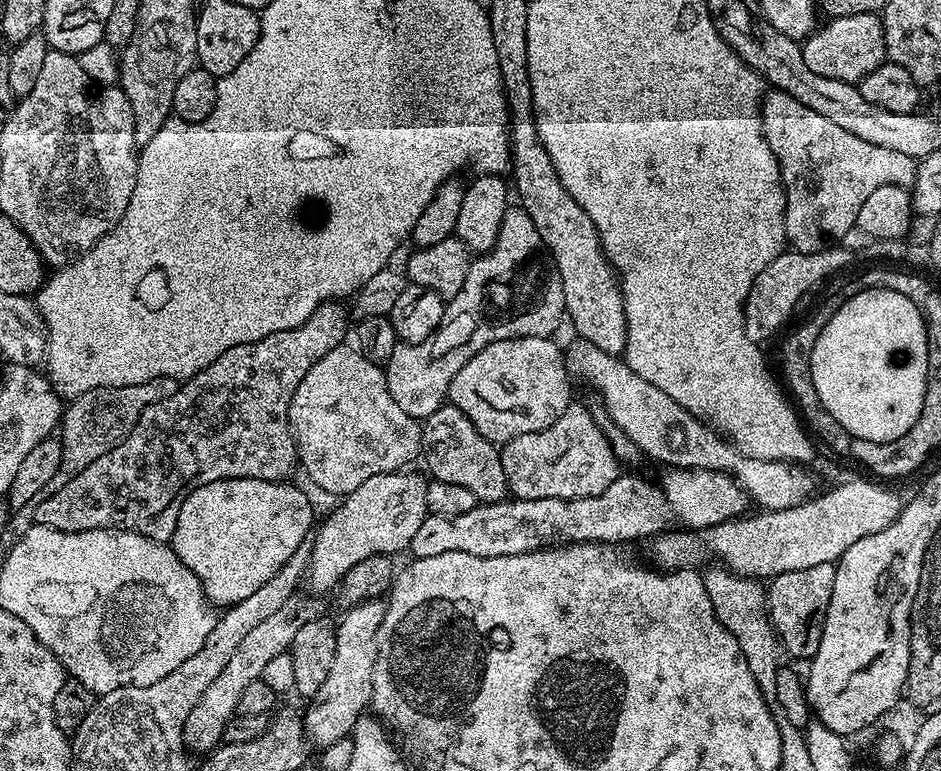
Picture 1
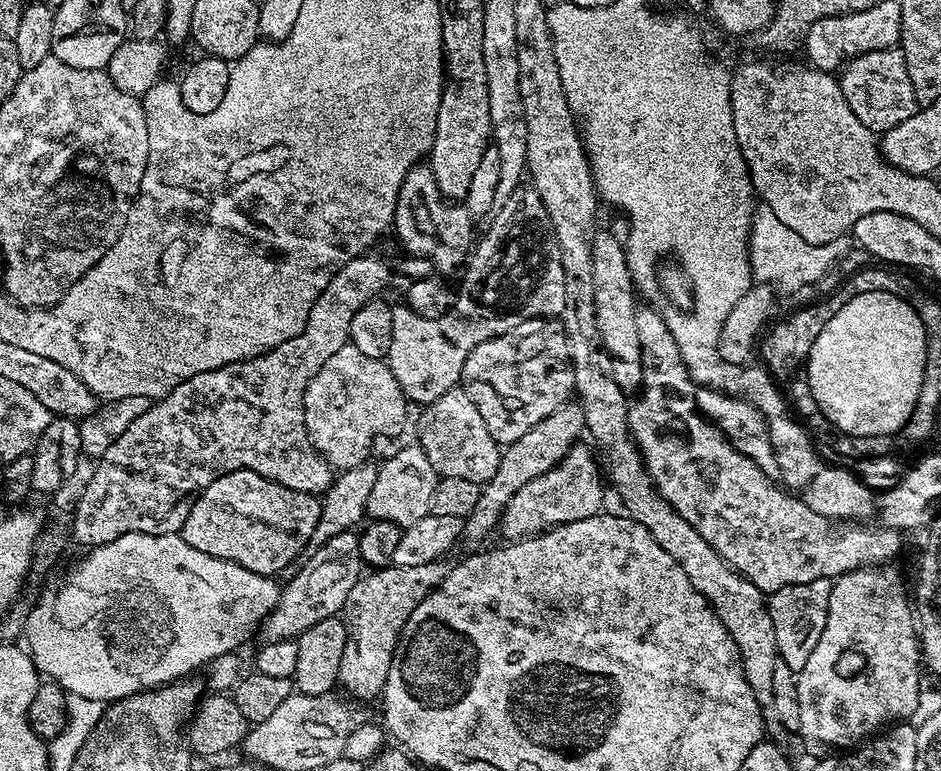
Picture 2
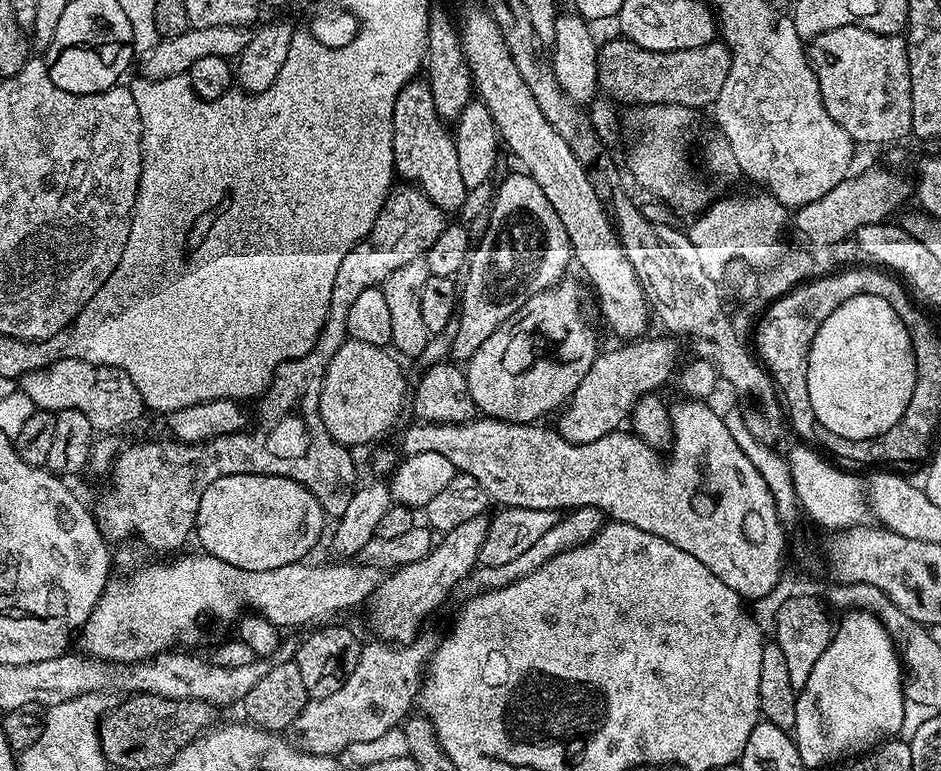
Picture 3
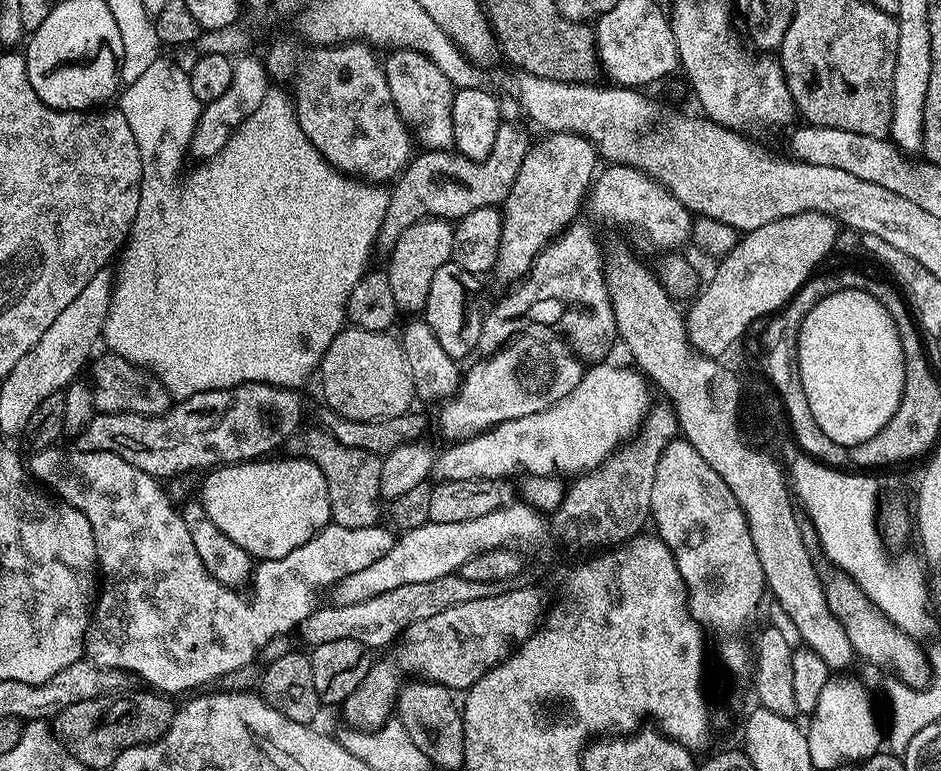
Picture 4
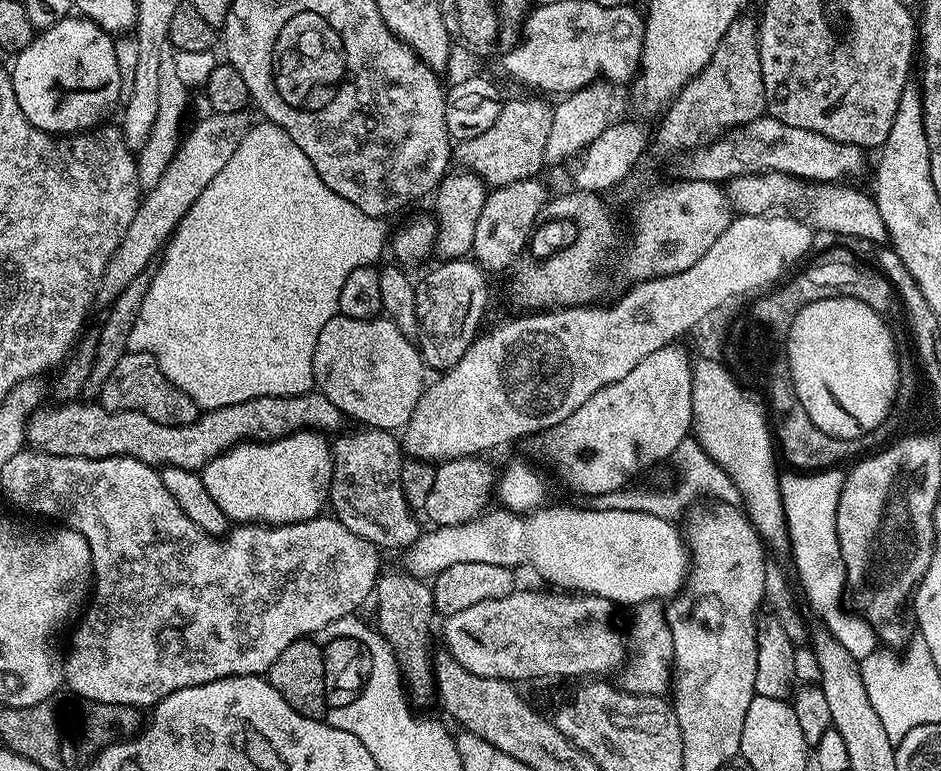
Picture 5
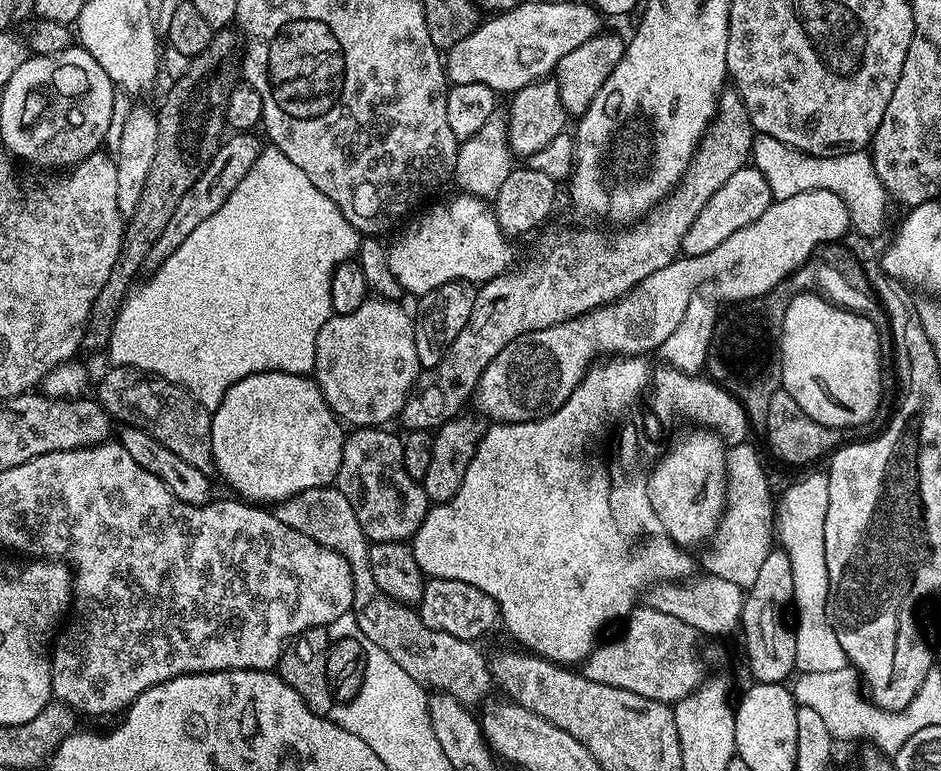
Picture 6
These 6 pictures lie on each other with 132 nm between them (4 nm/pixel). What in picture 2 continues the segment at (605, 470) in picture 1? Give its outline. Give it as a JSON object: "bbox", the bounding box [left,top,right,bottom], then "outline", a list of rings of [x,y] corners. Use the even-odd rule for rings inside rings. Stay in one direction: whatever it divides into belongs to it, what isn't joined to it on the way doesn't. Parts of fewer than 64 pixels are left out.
{"bbox":[498,442,606,542],"outline":[[[577,442],[549,472],[526,482],[526,486],[522,486],[522,490],[518,490],[518,494],[514,494],[510,502],[506,502],[498,525],[499,535],[504,535],[505,541],[515,542],[539,536],[541,532],[547,532],[557,524],[582,522],[582,518],[601,515],[606,480],[593,449],[585,444]]]}

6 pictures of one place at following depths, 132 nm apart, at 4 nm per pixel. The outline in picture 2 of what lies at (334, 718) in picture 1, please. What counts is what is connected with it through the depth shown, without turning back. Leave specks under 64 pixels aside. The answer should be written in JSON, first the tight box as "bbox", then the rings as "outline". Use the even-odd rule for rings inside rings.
{"bbox":[338,560,449,702],"outline":[[[435,560],[426,566],[389,566],[361,575],[346,597],[342,613],[348,637],[342,666],[338,666],[338,684],[341,689],[345,688],[343,691],[349,697],[365,702],[375,696],[377,699],[383,693],[386,674],[390,674],[390,662],[406,618],[414,614],[422,598],[429,596],[432,589],[444,581],[448,570],[449,565],[444,560]]]}

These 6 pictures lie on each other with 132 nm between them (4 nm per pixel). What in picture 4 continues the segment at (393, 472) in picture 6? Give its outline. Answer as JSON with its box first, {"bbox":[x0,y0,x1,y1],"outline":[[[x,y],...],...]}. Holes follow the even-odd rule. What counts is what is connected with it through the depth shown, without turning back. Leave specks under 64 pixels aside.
{"bbox":[299,427,382,528],"outline":[[[323,427],[312,428],[299,437],[304,459],[314,462],[326,478],[326,490],[330,498],[332,511],[331,523],[347,528],[361,528],[377,523],[380,516],[380,479],[382,478],[381,457],[366,450],[354,450],[354,446],[342,446],[332,437],[332,433]]]}

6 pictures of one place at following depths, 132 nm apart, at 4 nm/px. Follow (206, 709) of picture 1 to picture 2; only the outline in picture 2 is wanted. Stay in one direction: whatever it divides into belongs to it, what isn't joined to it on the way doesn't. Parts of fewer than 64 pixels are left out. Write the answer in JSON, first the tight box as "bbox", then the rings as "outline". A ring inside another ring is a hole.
{"bbox":[260,531,362,642],"outline":[[[355,531],[334,534],[330,542],[315,549],[311,553],[312,557],[308,561],[305,559],[295,569],[297,572],[293,574],[292,581],[281,587],[274,610],[261,624],[260,634],[266,642],[295,639],[310,626],[322,622],[323,618],[343,613],[346,597],[350,590],[354,590],[362,575],[362,561],[358,554],[359,541],[359,535]]]}

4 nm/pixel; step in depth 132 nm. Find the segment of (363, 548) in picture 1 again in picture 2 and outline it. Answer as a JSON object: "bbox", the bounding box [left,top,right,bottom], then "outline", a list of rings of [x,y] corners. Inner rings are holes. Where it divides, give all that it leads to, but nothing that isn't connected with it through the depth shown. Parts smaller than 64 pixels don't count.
{"bbox":[367,446,438,529],"outline":[[[418,446],[400,448],[388,461],[376,469],[374,490],[370,490],[367,515],[373,521],[385,524],[399,524],[401,529],[410,527],[414,522],[426,518],[430,510],[430,497],[438,477],[430,458]]]}

